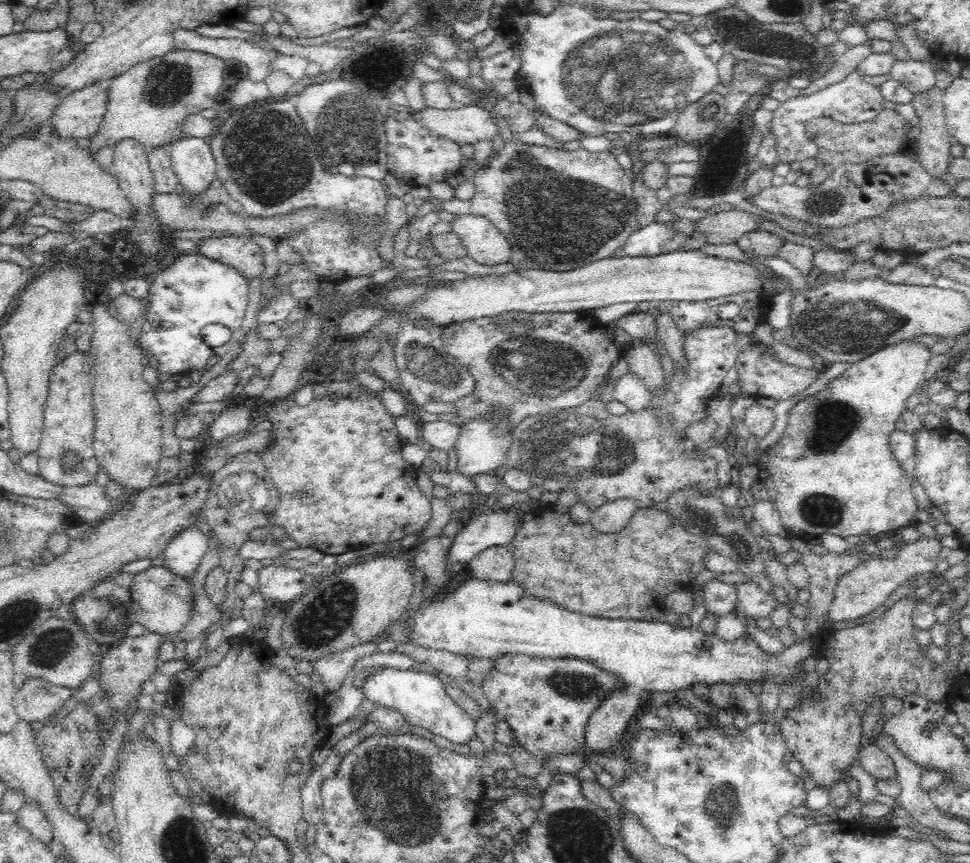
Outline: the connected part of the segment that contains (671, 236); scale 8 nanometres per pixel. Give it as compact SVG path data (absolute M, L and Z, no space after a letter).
M652 222L641 226L627 238L621 248L628 256L654 256L678 250L684 246L686 236L674 231L674 223Z

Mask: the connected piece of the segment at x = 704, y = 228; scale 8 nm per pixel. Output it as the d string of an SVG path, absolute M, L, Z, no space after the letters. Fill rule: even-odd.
M733 207L728 212L716 212L701 219L697 225L710 244L732 244L752 230L756 230L764 220L750 212Z

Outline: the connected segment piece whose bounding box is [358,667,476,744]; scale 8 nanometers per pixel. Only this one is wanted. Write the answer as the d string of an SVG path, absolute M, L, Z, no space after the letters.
M375 668L358 678L359 688L364 697L374 706L394 709L412 726L423 726L456 744L468 744L475 734L475 719L453 702L447 688L434 674L415 672L413 669Z

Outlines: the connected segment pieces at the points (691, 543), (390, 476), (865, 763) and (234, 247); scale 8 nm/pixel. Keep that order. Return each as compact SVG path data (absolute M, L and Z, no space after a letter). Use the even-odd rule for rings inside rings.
M540 507L523 512L516 534L507 544L515 560L511 578L533 597L542 597L569 612L586 614L599 618L620 618L653 622L666 622L682 628L682 618L676 614L650 616L650 608L662 610L652 600L665 600L678 589L690 588L694 578L706 570L704 556L712 549L699 536L690 534L666 511L653 507L640 507L628 524L613 533L602 533L586 523L574 523L569 513L560 513L552 508Z
M366 391L355 399L350 399L349 396L338 399L330 399L328 396L322 399L309 397L307 403L296 403L294 395L290 395L264 408L266 410L264 418L268 419L274 425L269 431L273 441L270 446L267 446L262 452L256 454L261 457L264 466L266 466L267 471L271 474L274 484L278 487L278 491L280 491L280 502L278 502L278 506L274 509L274 512L271 512L272 518L270 525L278 525L284 528L287 537L294 540L294 542L298 542L298 546L302 548L314 548L323 552L325 555L342 554L343 552L357 548L357 546L363 543L369 544L401 540L409 534L418 534L431 519L433 513L431 499L428 499L416 484L416 466L408 464L402 456L401 450L403 444L395 426L395 416L388 413L376 393L376 391ZM298 490L305 490L305 493L298 495L296 493Z
M873 741L860 746L858 762L875 780L897 780L898 771L894 762L878 746L874 746Z
M249 234L200 240L198 252L230 265L248 281L262 275L264 271L264 251L250 239Z

